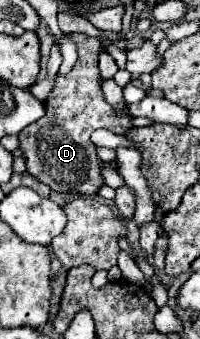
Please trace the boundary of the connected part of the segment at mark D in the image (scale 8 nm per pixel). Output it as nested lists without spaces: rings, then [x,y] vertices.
[[[76,32],[64,36],[76,42],[78,60],[66,76],[56,76],[54,88],[44,100],[46,114],[18,134],[20,150],[26,160],[26,172],[48,184],[52,190],[72,194],[96,194],[98,188],[104,184],[104,178],[100,176],[102,160],[96,154],[96,146],[92,144],[90,136],[98,128],[108,128],[112,132],[126,134],[126,130],[132,128],[130,114],[126,110],[120,114],[114,112],[102,96],[102,80],[98,74],[98,38],[90,38],[86,34]]]

